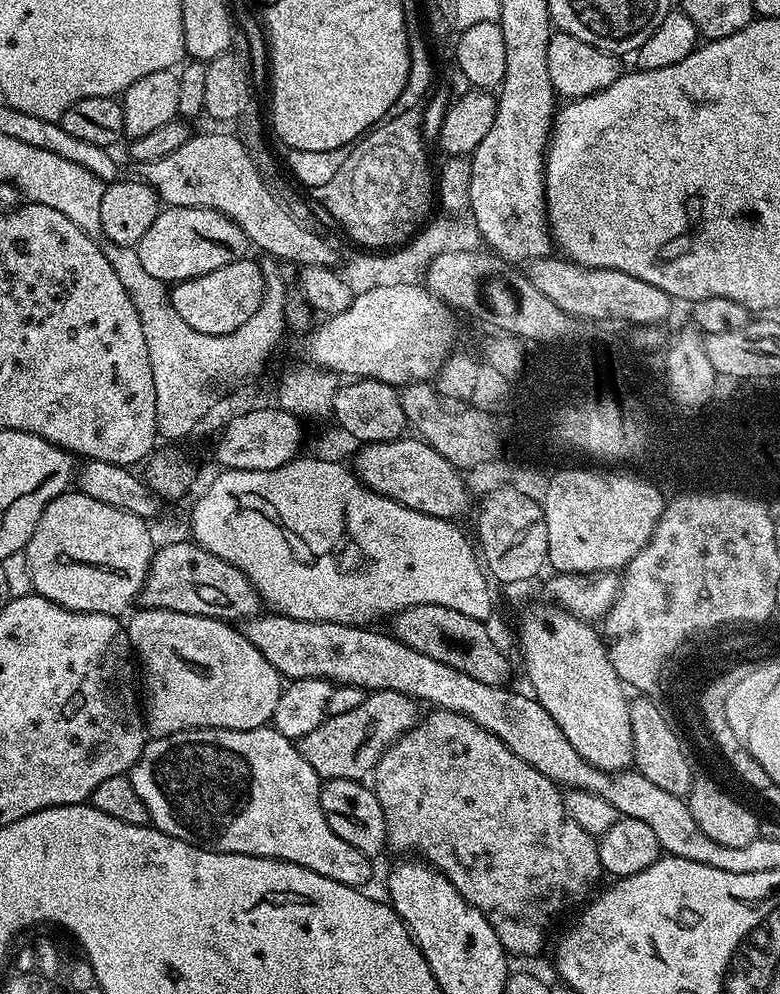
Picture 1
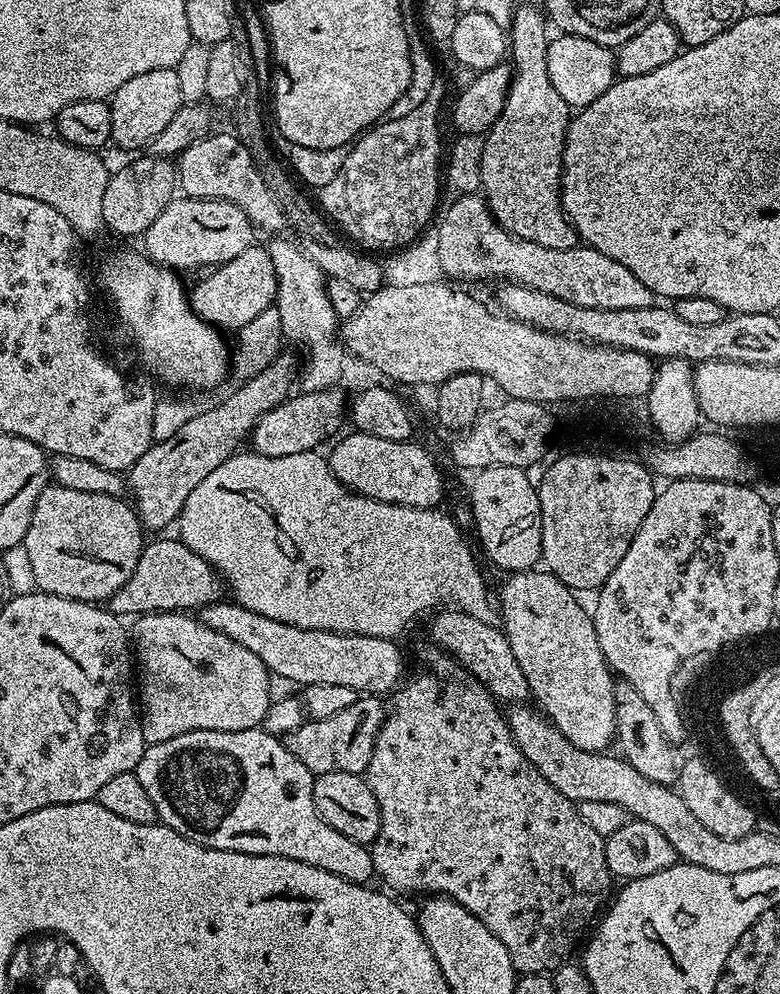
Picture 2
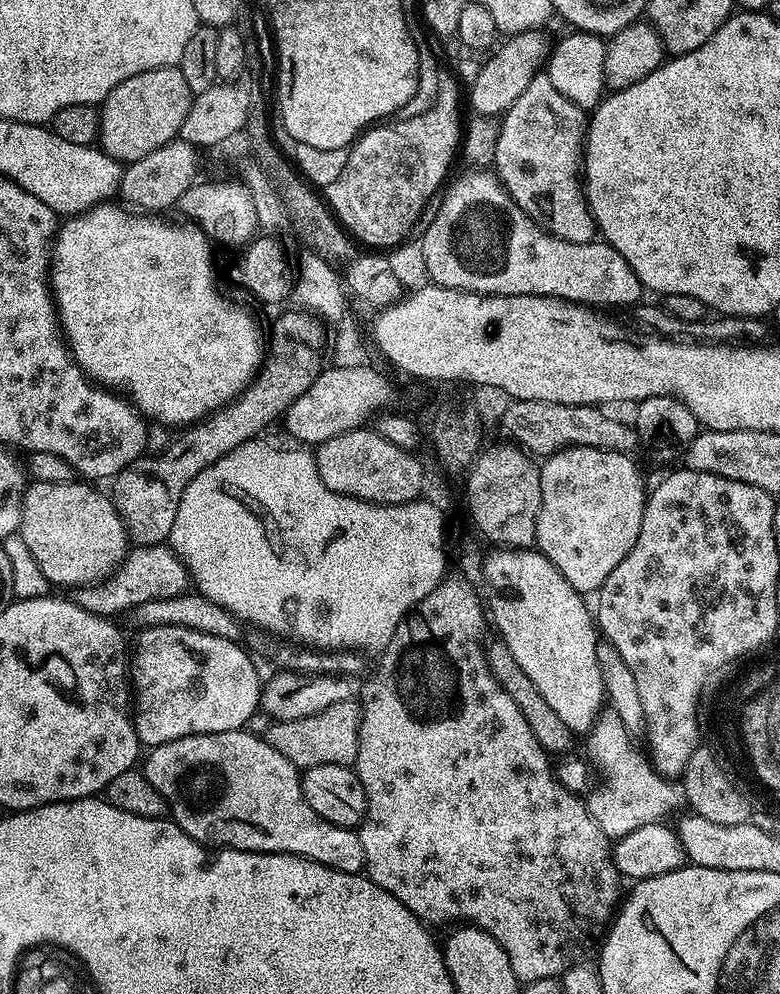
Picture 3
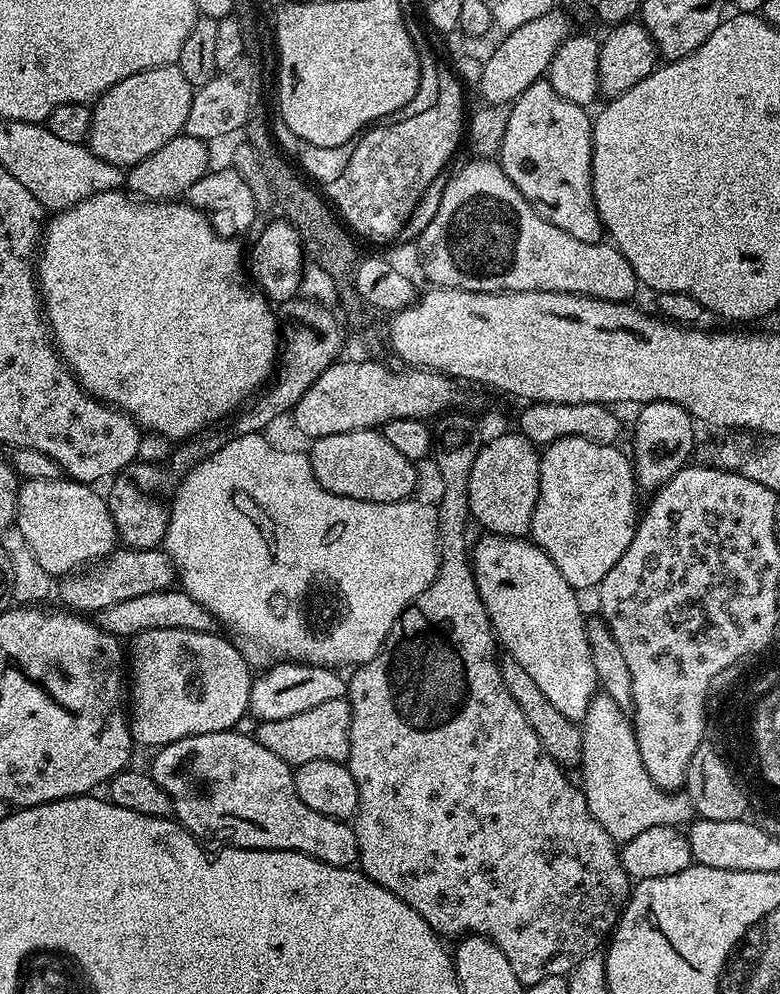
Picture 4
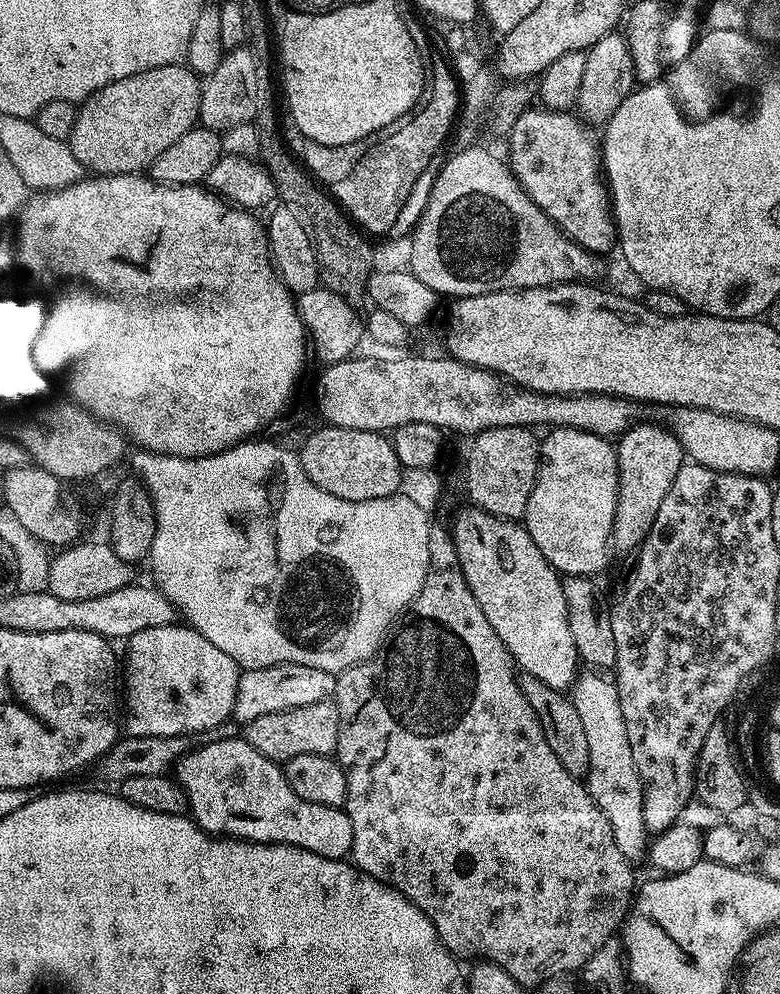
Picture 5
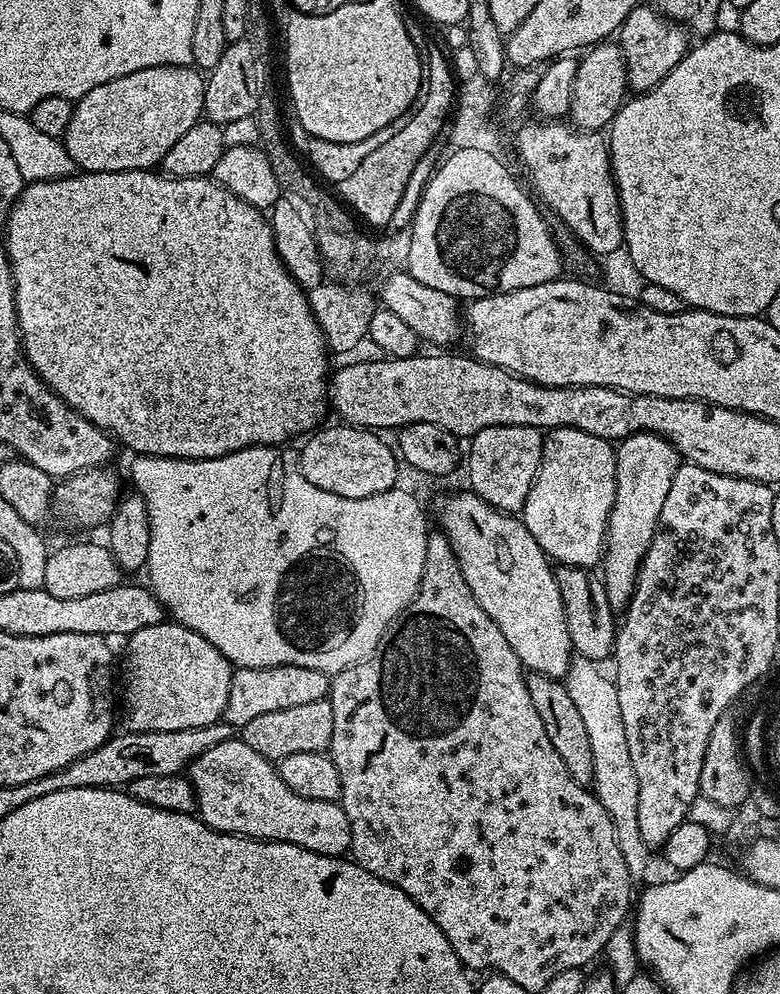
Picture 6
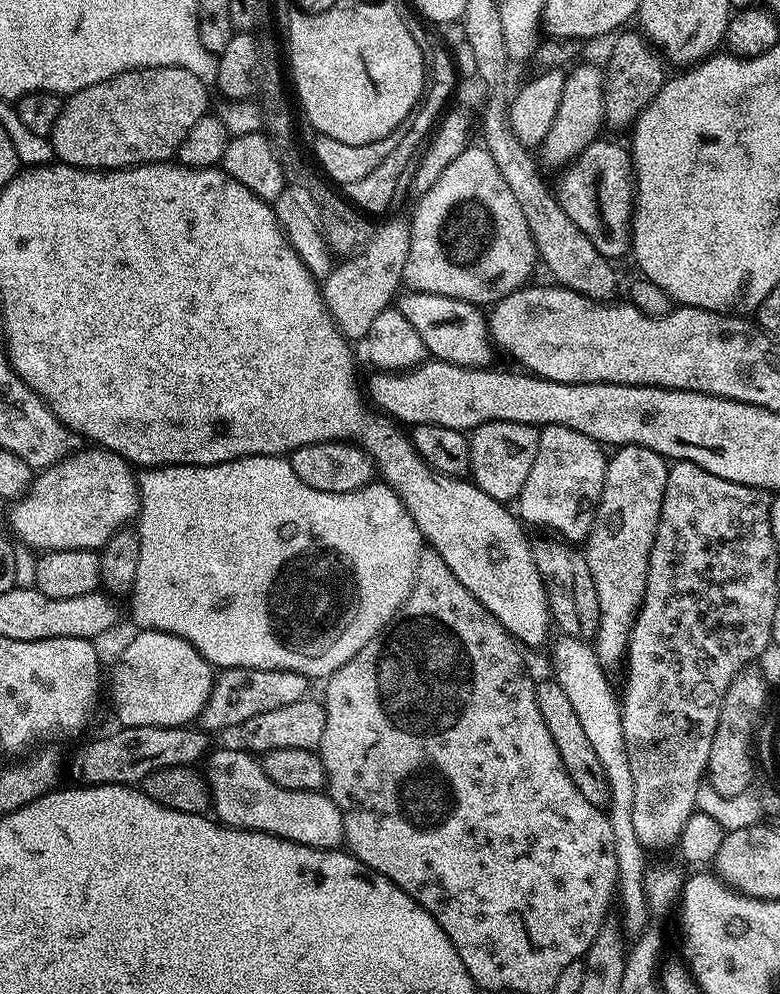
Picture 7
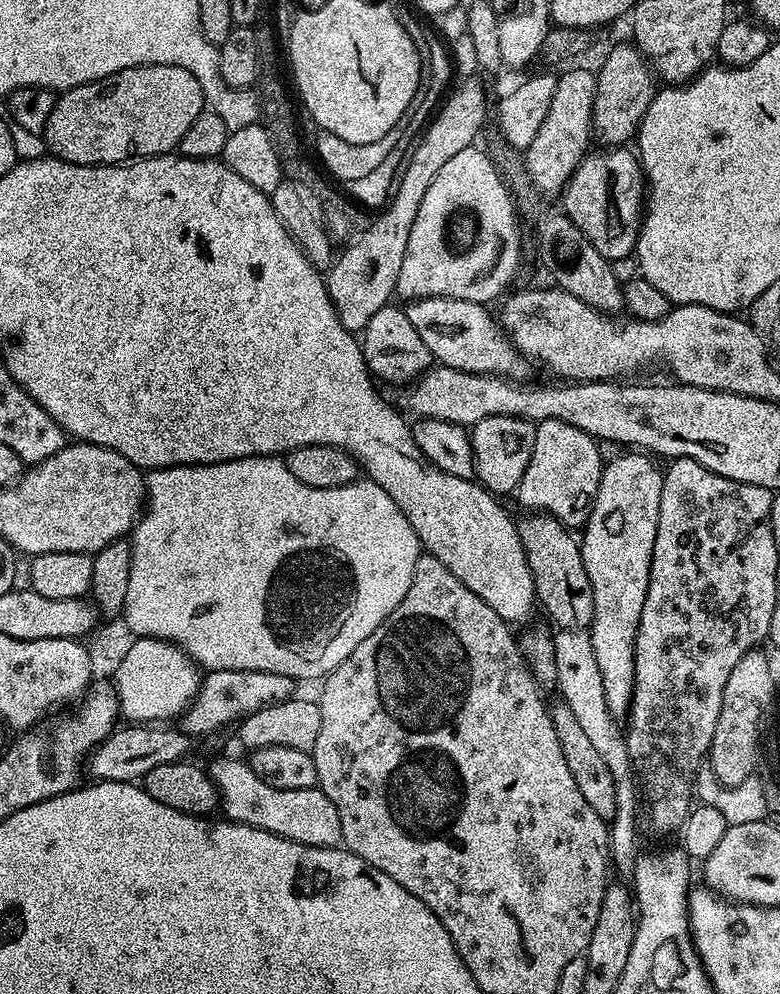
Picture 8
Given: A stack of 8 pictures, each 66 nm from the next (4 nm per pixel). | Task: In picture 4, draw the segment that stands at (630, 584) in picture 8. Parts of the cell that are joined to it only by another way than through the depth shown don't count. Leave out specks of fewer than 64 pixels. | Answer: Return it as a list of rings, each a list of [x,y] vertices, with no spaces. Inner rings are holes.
[[[655,400],[643,405],[636,416],[636,437],[632,440],[632,472],[636,476],[637,489],[648,491],[648,494],[655,493],[678,470],[682,470],[694,456],[694,449],[697,447],[696,432],[692,429],[694,418],[680,404],[669,400]]]

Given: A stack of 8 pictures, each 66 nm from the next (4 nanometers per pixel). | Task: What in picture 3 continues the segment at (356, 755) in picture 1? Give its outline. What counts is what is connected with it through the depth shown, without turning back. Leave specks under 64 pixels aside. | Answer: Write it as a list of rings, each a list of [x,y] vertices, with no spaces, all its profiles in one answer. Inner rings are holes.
[[[359,699],[334,702],[334,706],[326,706],[326,710],[310,714],[310,718],[277,719],[269,723],[266,739],[274,750],[278,750],[278,754],[290,758],[293,766],[301,770],[310,766],[352,766],[356,763],[360,745],[361,713]]]

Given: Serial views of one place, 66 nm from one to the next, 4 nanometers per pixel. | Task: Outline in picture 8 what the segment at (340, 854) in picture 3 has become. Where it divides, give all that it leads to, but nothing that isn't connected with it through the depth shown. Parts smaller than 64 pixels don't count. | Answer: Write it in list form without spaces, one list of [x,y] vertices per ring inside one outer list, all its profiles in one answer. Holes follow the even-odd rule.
[[[247,759],[216,760],[210,767],[212,783],[220,794],[223,815],[238,824],[250,824],[299,844],[334,848],[342,841],[342,822],[334,802],[319,787],[282,790],[259,776]]]

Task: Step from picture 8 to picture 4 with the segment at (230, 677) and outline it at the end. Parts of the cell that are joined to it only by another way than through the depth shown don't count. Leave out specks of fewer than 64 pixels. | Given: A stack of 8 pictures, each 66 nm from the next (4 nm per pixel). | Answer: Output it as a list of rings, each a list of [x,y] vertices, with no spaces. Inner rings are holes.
[[[277,662],[255,677],[248,710],[257,721],[274,718],[290,718],[290,714],[302,714],[302,710],[314,710],[322,702],[344,696],[345,677],[340,677],[335,667],[307,662]]]

